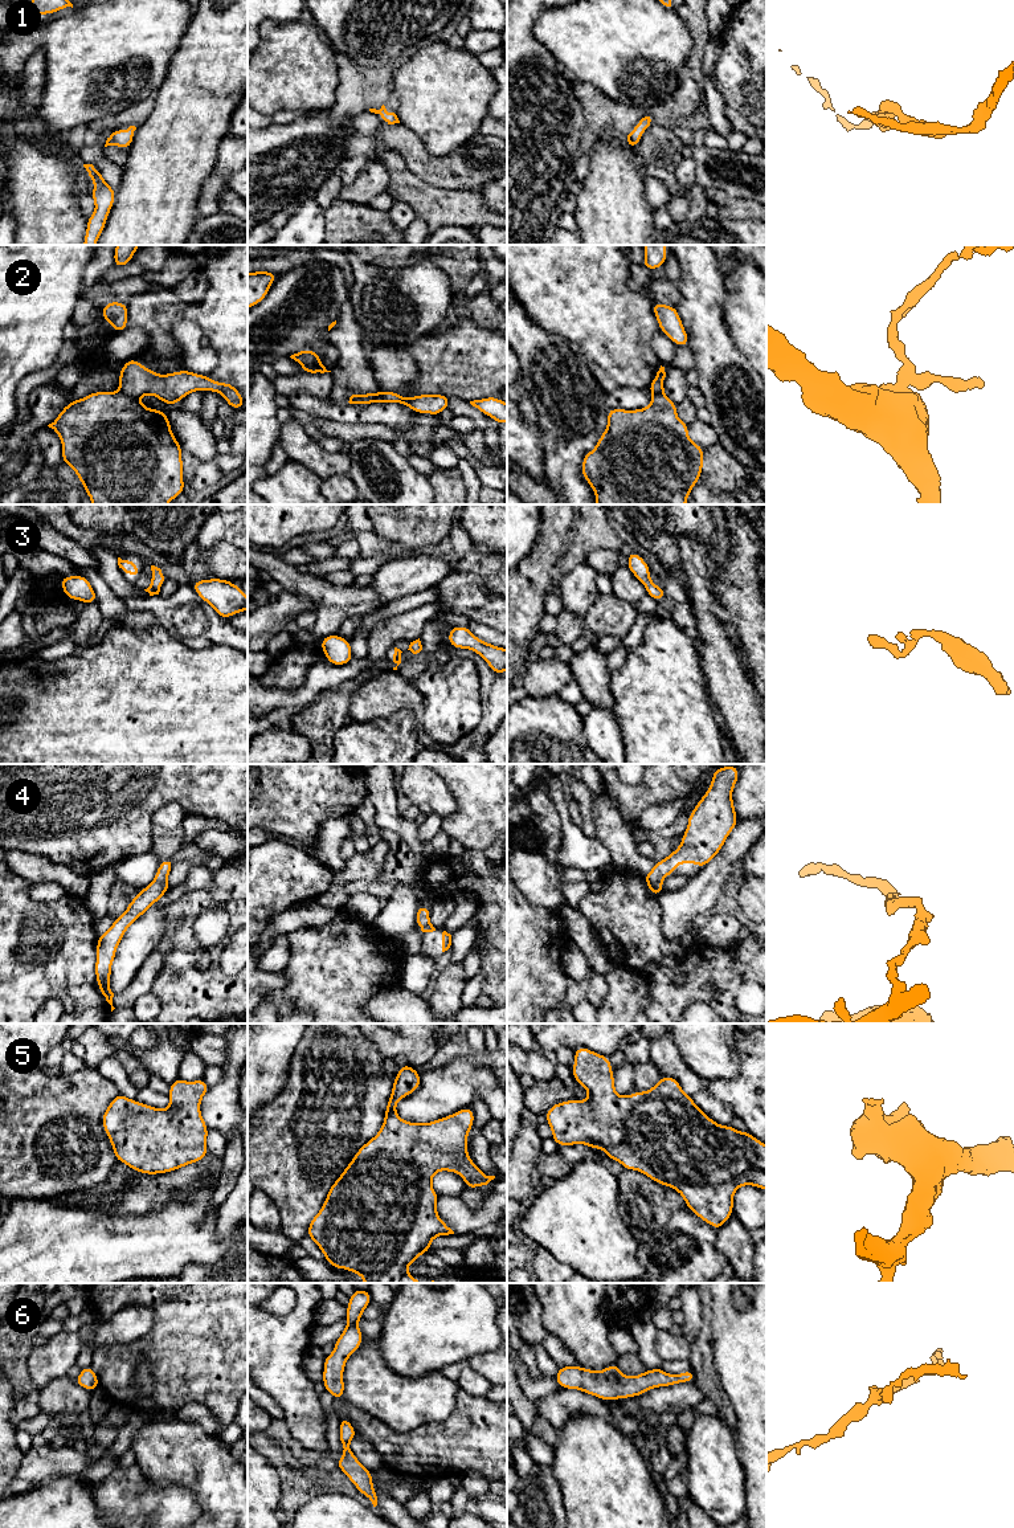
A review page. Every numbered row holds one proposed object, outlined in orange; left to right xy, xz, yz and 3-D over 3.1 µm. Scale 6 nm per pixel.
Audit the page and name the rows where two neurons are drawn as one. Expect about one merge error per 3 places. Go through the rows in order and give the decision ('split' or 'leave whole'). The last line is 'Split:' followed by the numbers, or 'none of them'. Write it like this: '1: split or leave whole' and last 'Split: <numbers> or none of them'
1: leave whole
2: split
3: leave whole
4: leave whole
5: leave whole
6: leave whole
Split: 2

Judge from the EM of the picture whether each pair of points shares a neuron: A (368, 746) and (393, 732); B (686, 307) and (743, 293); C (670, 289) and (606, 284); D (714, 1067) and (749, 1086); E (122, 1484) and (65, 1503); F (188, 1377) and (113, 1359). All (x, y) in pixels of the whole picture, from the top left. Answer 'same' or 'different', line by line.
A: same
B: different
C: different
D: different
E: different
F: same

